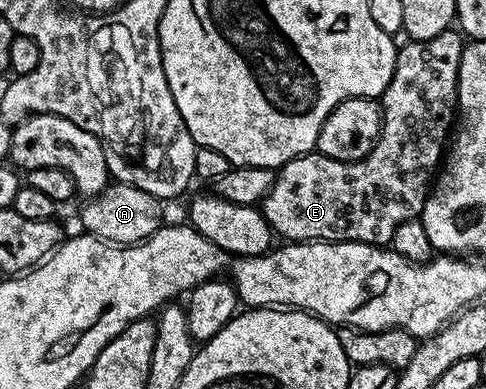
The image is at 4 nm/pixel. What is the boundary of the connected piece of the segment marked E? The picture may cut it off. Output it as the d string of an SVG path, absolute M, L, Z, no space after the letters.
M448 28L435 35L435 39L411 39L397 50L393 78L379 98L382 108L379 139L363 160L340 161L314 151L291 159L276 170L271 191L263 202L263 212L270 229L278 238L289 243L358 241L385 247L392 242L400 225L420 218L435 174L442 164L447 138L457 113L457 80L462 48L462 34Z

